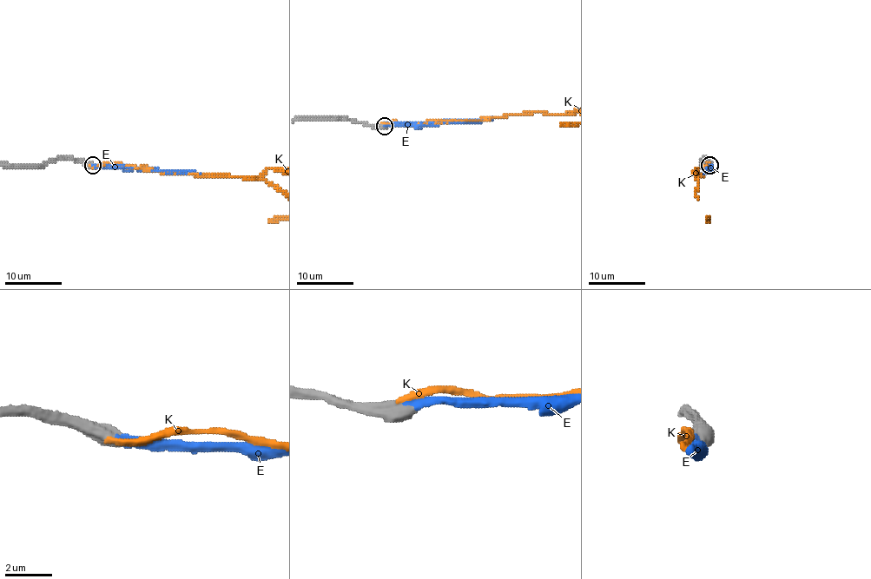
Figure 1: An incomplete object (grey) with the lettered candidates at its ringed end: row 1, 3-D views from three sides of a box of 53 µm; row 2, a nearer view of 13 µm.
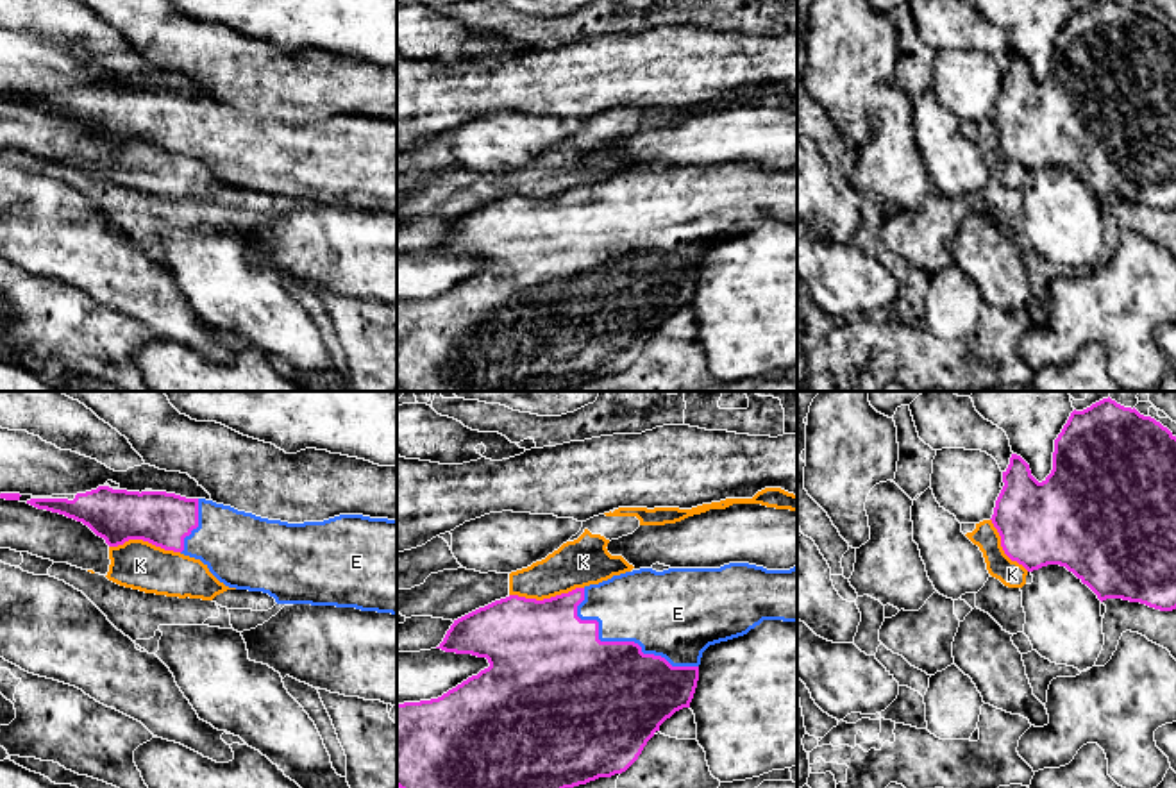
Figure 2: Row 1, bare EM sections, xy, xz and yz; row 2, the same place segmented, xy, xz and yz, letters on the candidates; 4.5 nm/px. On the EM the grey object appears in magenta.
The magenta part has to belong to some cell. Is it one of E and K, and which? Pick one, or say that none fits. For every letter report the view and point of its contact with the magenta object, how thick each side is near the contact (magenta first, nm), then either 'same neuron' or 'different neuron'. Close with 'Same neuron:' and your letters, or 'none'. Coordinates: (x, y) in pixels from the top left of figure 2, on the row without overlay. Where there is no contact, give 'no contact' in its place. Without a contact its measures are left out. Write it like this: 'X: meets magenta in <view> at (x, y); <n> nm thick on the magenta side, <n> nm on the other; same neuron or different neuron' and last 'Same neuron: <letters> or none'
E: meets magenta in xz at (619, 242); 500 nm thick on the magenta side, 380 nm on the other; same neuron
K: meets magenta in xz at (546, 199); 480 nm thick on the magenta side, 220 nm on the other; different neuron
Same neuron: E

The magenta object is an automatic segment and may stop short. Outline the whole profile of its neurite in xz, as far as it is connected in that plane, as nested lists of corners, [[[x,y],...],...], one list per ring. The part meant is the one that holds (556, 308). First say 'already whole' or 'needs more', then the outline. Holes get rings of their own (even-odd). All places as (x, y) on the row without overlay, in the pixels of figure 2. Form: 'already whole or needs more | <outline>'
needs more | [[[797,166],[640,168],[536,200],[495,200],[458,220],[436,247],[486,257],[490,266],[438,298],[397,304],[397,386],[402,391],[563,391],[626,372],[659,325],[690,307],[702,252],[763,220],[797,222]]]

